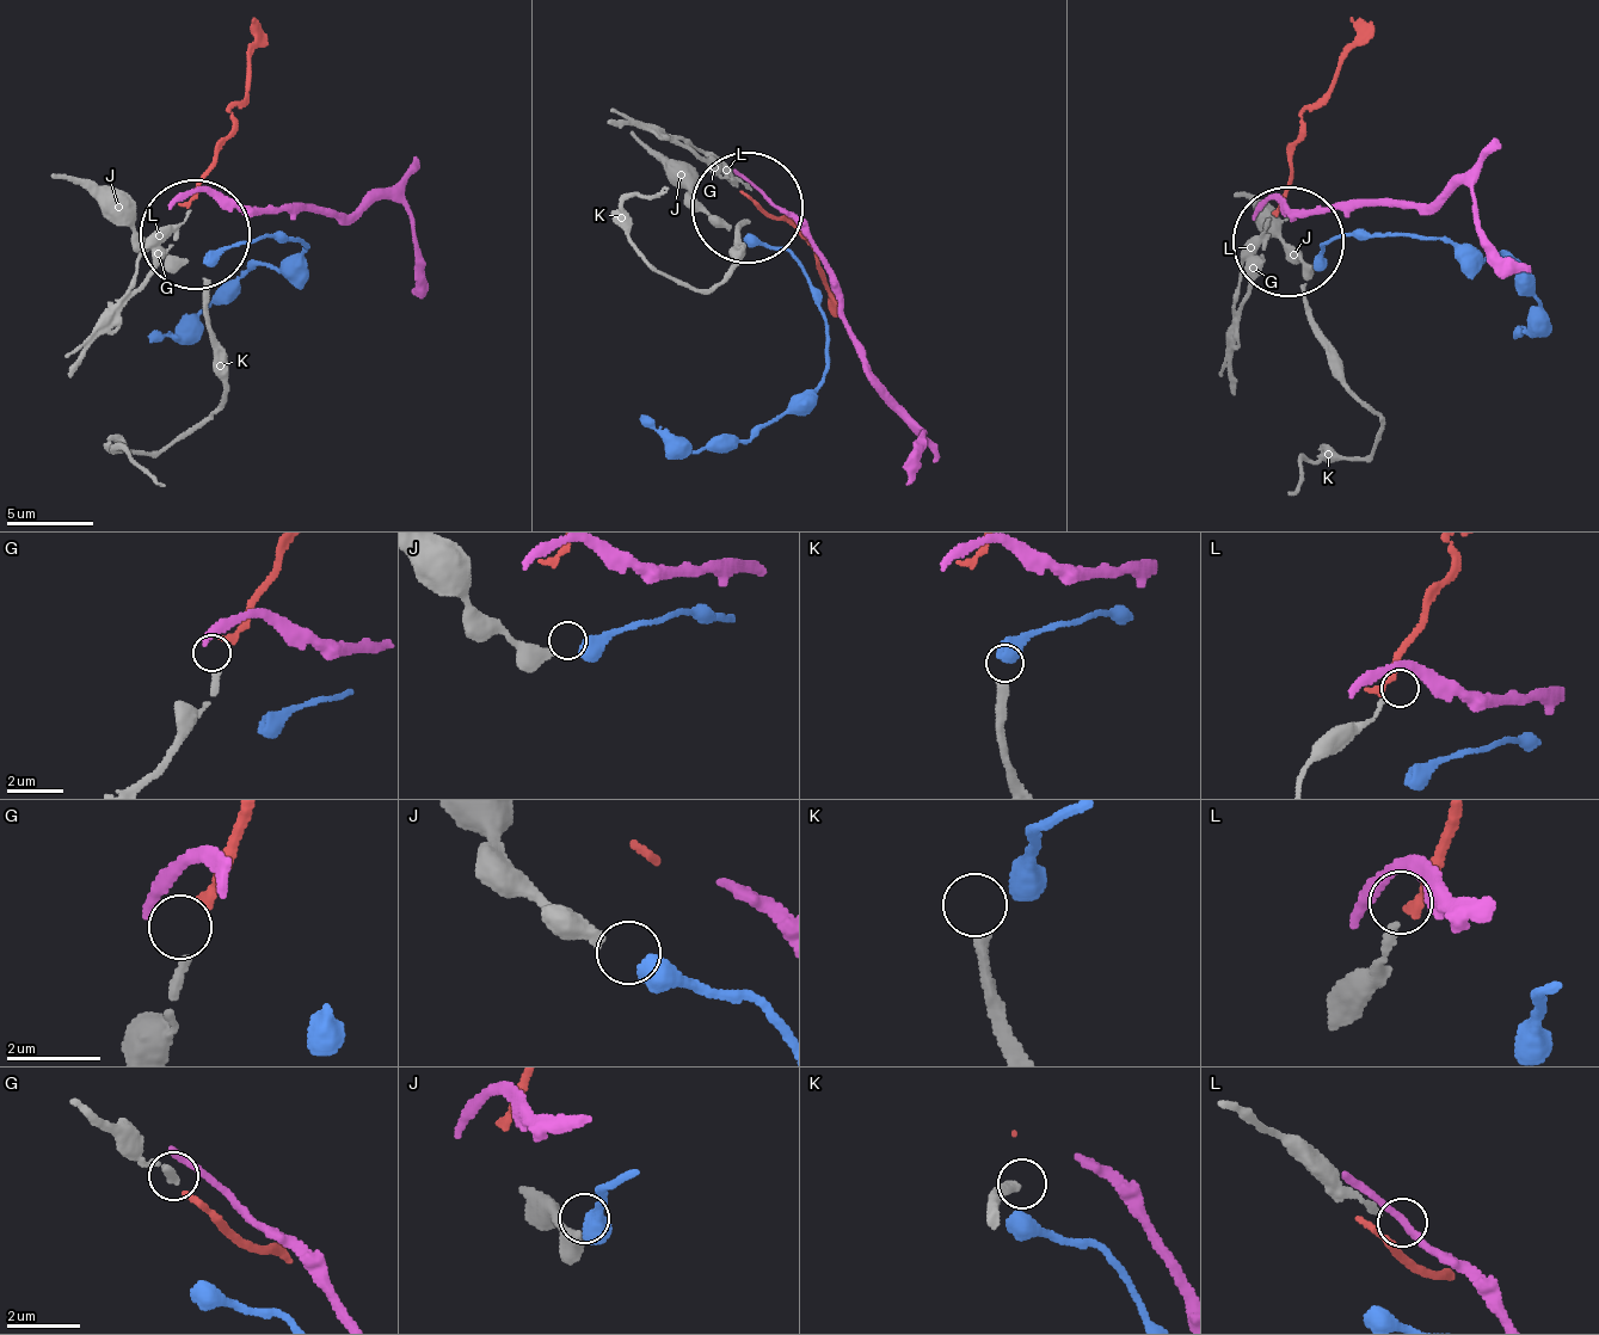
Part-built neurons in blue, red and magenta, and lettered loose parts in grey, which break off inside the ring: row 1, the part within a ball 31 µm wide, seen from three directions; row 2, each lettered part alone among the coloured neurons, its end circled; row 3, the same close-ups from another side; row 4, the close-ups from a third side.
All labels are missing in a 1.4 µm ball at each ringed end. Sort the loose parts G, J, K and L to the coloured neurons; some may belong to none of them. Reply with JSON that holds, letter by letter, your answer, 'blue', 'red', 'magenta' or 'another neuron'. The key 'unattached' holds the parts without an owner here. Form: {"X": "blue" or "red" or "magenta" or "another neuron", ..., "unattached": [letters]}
{"G": "red", "J": "blue", "K": "another neuron", "L": "another neuron", "unattached": ["K", "L"]}

